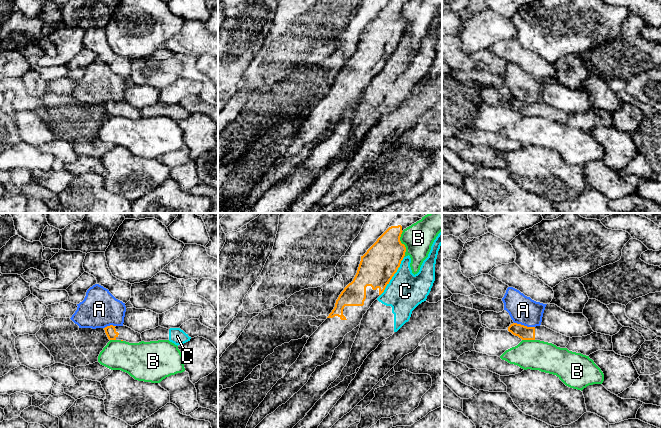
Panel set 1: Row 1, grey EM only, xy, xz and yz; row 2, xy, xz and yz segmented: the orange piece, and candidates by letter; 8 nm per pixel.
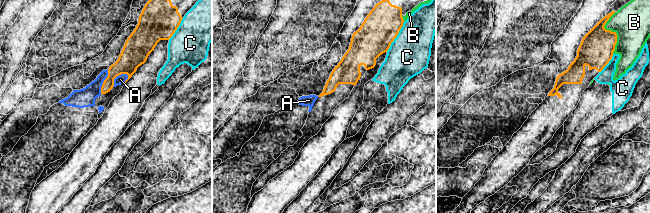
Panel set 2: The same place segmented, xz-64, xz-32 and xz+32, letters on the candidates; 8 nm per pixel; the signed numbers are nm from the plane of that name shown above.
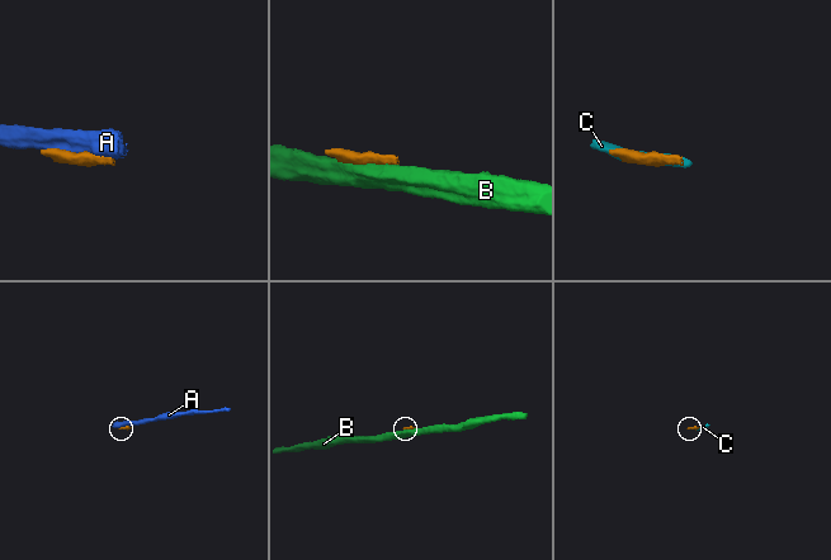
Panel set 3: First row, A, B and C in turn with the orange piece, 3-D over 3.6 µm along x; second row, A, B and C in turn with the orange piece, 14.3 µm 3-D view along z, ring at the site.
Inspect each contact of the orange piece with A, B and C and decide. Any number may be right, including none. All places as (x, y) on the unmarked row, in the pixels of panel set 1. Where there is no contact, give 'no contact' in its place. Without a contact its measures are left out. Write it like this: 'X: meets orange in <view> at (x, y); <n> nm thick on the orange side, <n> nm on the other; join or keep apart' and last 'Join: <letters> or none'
A: meets orange in yz at (523, 101); 110 nm thick on the orange side, 220 nm on the other; keep apart
B: meets orange in xz at (403, 20); 280 nm thick on the orange side, 240 nm on the other; keep apart
C: meets orange in xz at (393, 51); 300 nm thick on the orange side, 300 nm on the other; keep apart
Join: none

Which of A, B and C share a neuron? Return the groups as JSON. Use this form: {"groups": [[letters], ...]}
{"groups": [["A"], ["B"], ["C"]]}

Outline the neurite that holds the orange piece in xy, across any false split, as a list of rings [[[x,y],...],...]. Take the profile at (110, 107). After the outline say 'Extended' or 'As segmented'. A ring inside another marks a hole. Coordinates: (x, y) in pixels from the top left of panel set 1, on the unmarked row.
[[[110,101],[105,103],[104,106],[109,116],[123,116],[129,119],[139,119],[142,117],[140,109],[124,101]]]. Extended

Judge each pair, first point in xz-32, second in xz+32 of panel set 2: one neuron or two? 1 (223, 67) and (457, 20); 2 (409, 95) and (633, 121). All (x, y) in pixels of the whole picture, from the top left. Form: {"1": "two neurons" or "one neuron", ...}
{"1": "one neuron", "2": "one neuron"}

